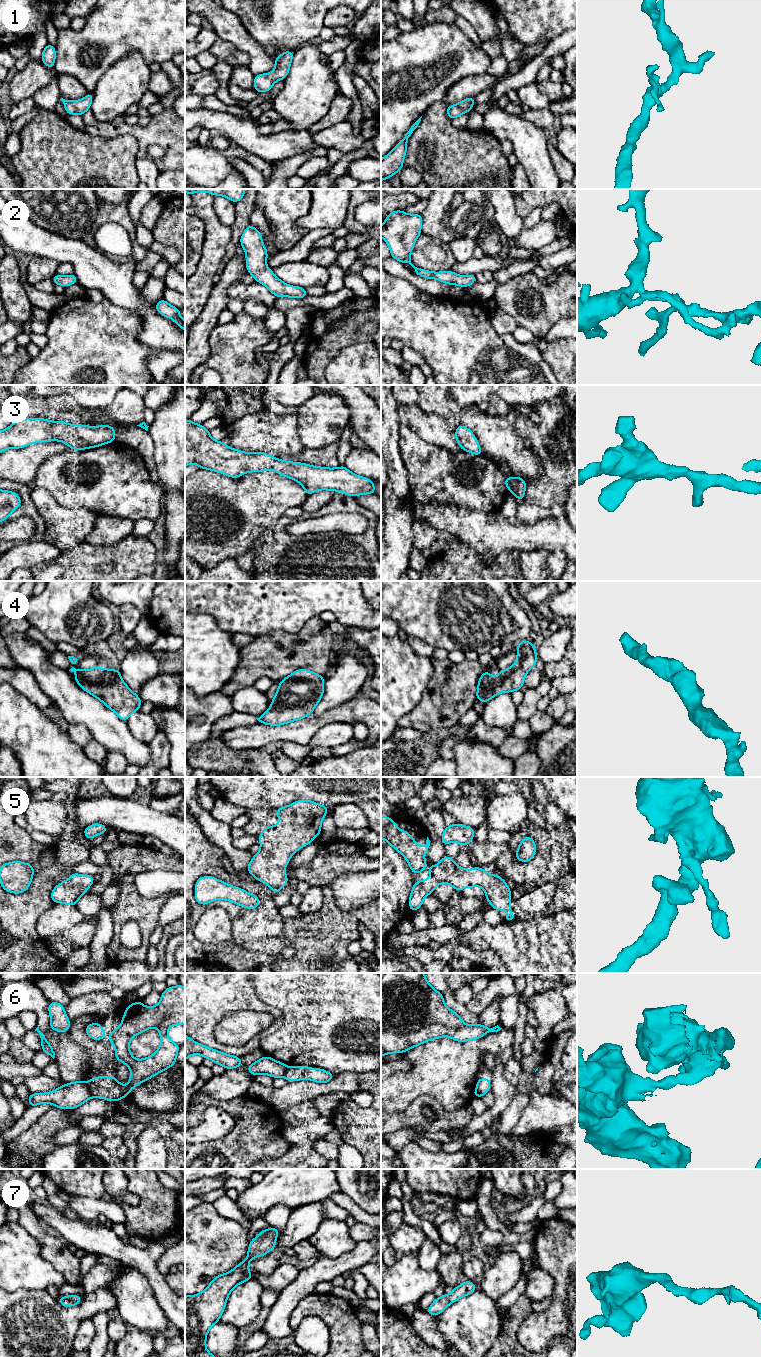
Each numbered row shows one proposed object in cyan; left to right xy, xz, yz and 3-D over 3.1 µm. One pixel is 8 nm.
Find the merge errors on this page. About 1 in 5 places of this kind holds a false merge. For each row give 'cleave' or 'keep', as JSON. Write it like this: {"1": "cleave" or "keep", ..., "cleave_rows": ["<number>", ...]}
{"1": "keep", "2": "keep", "3": "keep", "4": "keep", "5": "keep", "6": "cleave", "7": "keep", "cleave_rows": ["6"]}

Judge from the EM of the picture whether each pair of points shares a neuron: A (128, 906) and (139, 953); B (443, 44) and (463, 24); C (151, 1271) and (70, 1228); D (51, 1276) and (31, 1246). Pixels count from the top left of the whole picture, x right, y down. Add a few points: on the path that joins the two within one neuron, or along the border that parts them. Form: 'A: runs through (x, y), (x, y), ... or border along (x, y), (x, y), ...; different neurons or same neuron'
A: runs through (140, 918), (145, 923), (145, 941); same neuron
B: border along (454, 22), (475, 44); different neurons
C: runs through (131, 1256), (120, 1252), (100, 1239), (90, 1236); same neuron
D: runs through (44, 1269), (31, 1256), (31, 1253); same neuron

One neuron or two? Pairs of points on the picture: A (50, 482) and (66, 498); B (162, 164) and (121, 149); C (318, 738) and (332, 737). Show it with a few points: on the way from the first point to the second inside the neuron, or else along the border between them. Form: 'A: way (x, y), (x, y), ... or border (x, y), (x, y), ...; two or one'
A: way (54, 486), (62, 494); one
B: border (123, 134), (129, 134), (137, 141), (137, 157); two
C: way (321, 738), (329, 737); one

